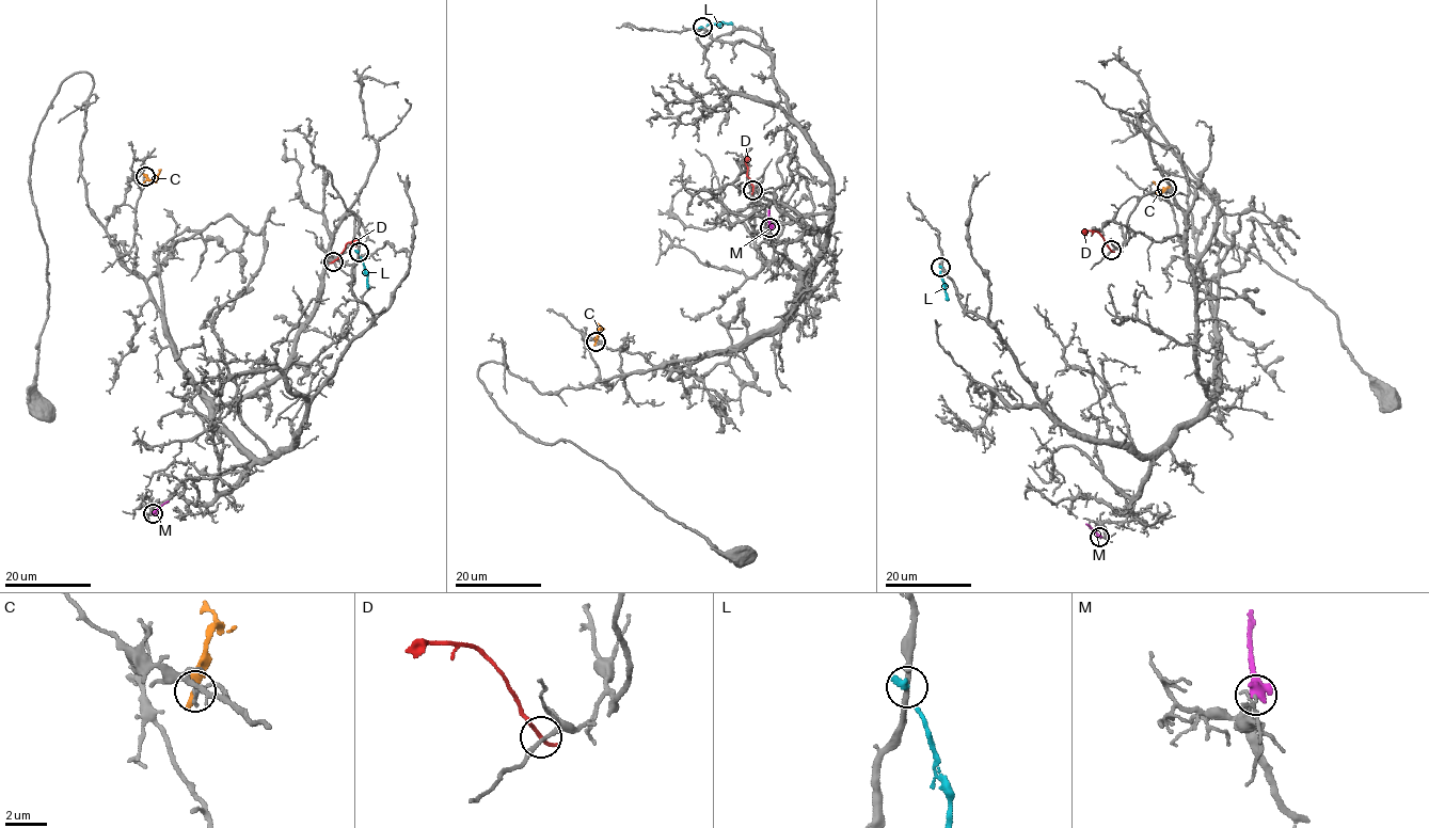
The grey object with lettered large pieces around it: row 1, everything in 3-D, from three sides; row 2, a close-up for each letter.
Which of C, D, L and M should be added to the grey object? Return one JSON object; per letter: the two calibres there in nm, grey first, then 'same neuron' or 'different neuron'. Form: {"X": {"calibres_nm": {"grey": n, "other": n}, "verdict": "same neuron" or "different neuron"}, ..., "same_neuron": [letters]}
{"C": {"calibres_nm": {"grey": 160, "other": 480}, "verdict": "different neuron"}, "D": {"calibres_nm": {"grey": 150, "other": 220}, "verdict": "different neuron"}, "L": {"calibres_nm": {"grey": 240, "other": 280}, "verdict": "different neuron"}, "M": {"calibres_nm": {"grey": 90, "other": 460}, "verdict": "different neuron"}, "same_neuron": []}

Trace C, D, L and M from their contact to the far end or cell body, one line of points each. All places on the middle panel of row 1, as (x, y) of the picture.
C: (596, 341), (600, 327), (598, 323)
D: (752, 190), (746, 173), (748, 156)
L: (702, 28), (732, 25)
M: (769, 227), (768, 209)

